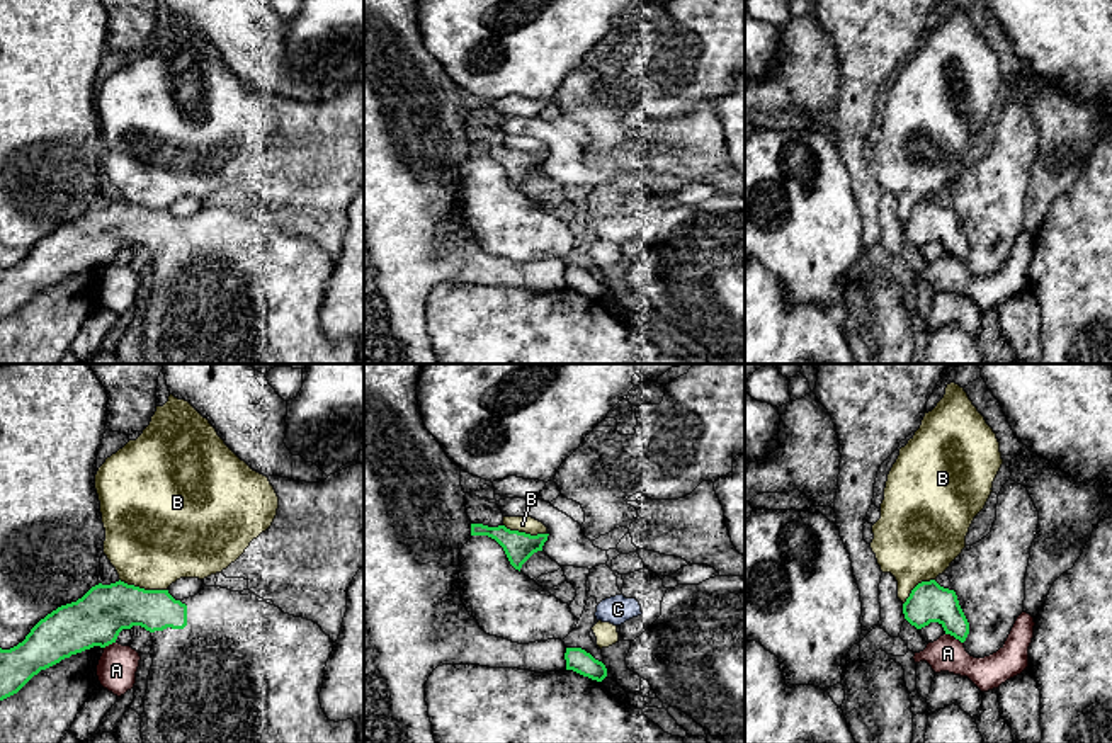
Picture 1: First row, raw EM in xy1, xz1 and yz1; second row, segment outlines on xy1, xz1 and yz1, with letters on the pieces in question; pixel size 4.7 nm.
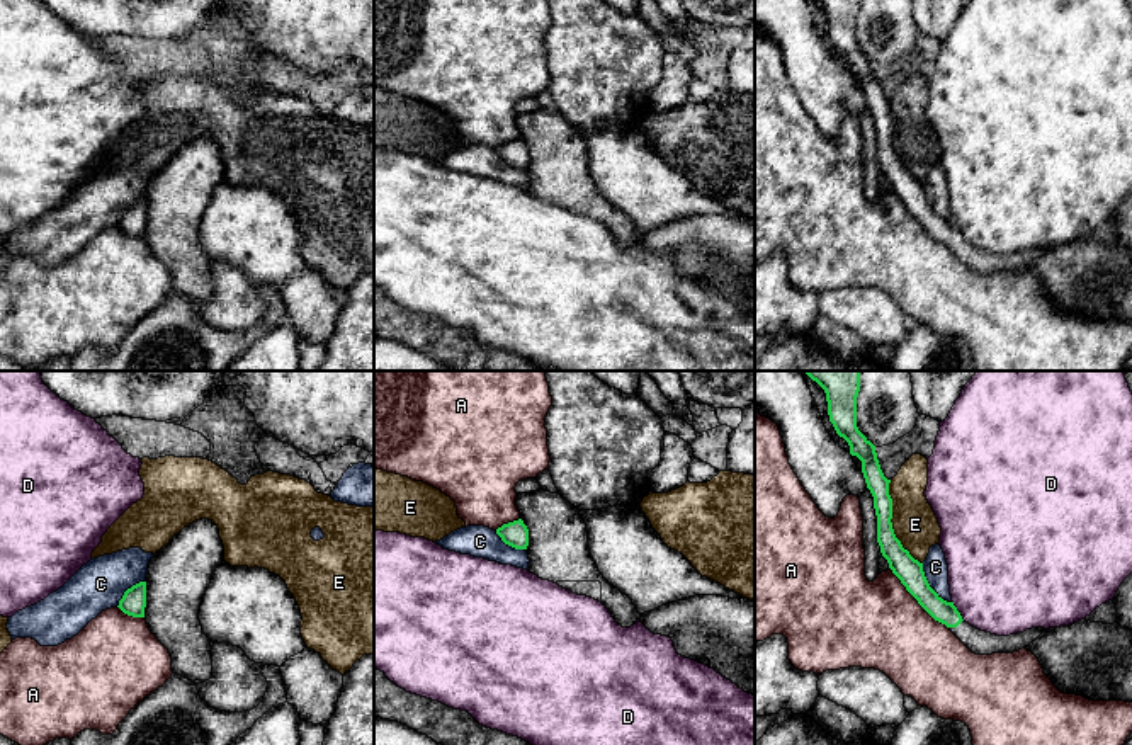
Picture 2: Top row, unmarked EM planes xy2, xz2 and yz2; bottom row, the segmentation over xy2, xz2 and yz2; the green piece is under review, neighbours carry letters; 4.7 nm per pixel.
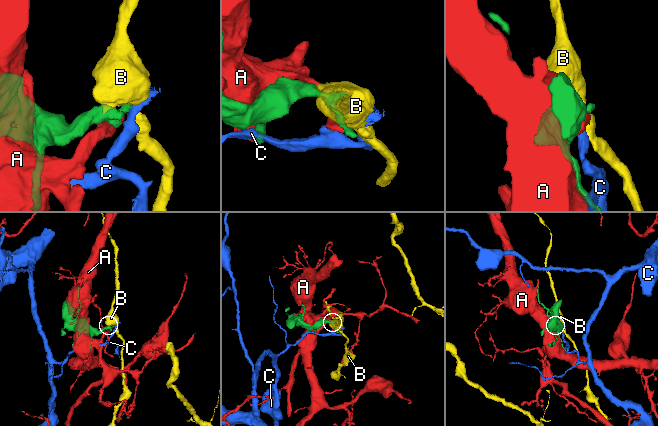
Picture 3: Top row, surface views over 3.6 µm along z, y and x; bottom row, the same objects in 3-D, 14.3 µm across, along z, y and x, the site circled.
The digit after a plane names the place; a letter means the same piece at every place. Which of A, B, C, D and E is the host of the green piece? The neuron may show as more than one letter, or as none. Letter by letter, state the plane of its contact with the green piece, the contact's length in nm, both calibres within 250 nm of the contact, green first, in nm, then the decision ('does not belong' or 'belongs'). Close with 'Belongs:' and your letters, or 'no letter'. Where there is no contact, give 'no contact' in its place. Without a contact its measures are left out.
A: meets green in yz2; contact 400 nm long; 120 nm thick on the green side, 420 nm on the other; does not belong
B: meets green in xy1; contact 240 nm long; 240 nm thick on the green side, 460 nm on the other; does not belong
C: meets green in yz2; contact 240 nm long; 120 nm thick on the green side, 120 nm on the other; does not belong
D: meets green in yz2; contact 110 nm long; 110 nm thick on the green side, 500 nm on the other; does not belong
E: meets green in yz2; contact 420 nm long; 120 nm thick on the green side, 220 nm on the other; does not belong
Belongs: no letter

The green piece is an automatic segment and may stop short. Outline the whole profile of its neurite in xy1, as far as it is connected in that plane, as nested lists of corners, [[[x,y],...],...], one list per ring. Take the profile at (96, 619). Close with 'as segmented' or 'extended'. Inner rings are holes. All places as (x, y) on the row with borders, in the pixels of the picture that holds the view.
[[[121,580],[92,587],[77,602],[41,619],[17,646],[0,648],[0,700],[17,694],[41,670],[94,646],[105,648],[133,626],[145,627],[153,639],[153,665],[141,714],[143,743],[357,743],[355,723],[330,721],[320,704],[325,666],[333,651],[330,636],[313,621],[258,602],[252,592],[241,595],[221,587],[204,587],[184,600],[175,600],[168,590],[145,590]]]; extended

